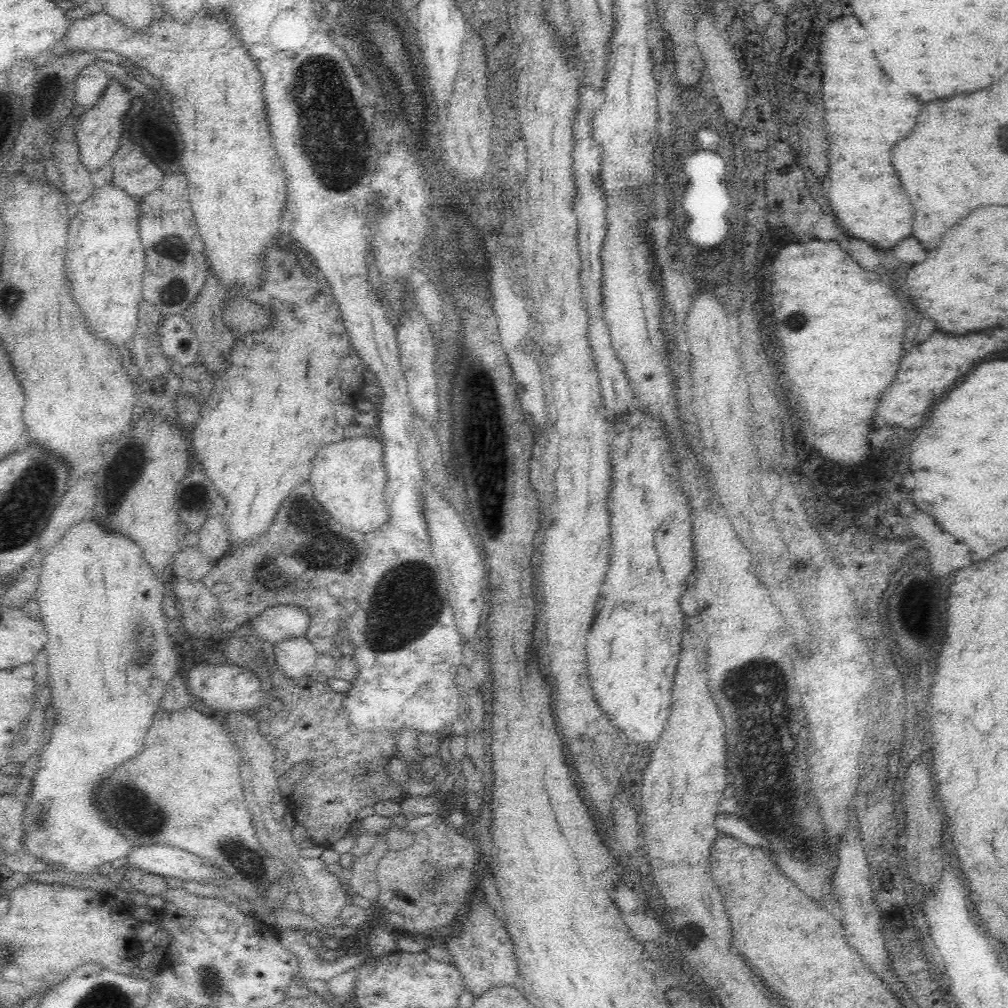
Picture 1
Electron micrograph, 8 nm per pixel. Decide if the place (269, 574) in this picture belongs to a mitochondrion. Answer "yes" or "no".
yes

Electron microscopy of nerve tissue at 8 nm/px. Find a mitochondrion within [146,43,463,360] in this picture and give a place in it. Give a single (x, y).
(324, 118)

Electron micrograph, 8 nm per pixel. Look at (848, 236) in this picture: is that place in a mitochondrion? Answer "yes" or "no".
no

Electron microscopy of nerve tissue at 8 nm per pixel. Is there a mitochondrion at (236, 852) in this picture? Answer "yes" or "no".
yes

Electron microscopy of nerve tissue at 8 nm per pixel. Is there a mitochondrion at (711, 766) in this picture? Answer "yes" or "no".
no

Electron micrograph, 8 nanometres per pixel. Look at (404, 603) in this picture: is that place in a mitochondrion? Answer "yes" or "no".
yes

